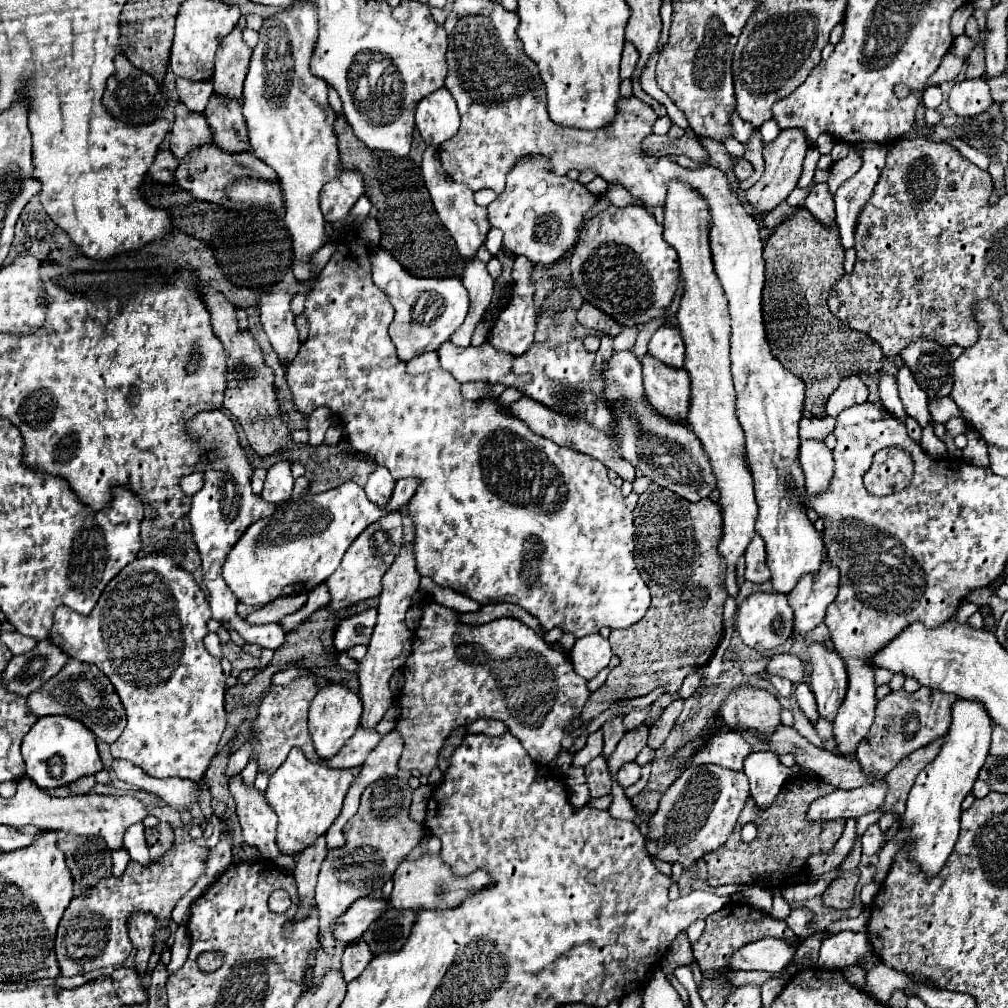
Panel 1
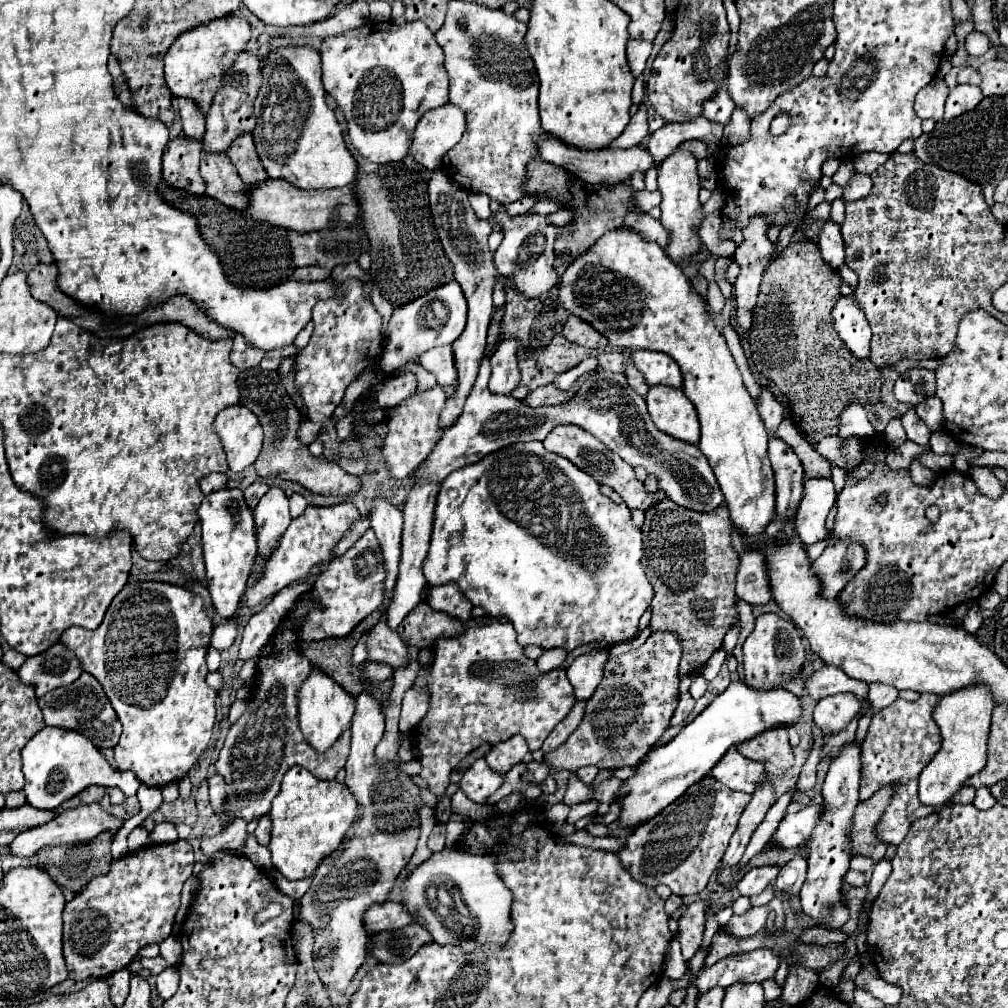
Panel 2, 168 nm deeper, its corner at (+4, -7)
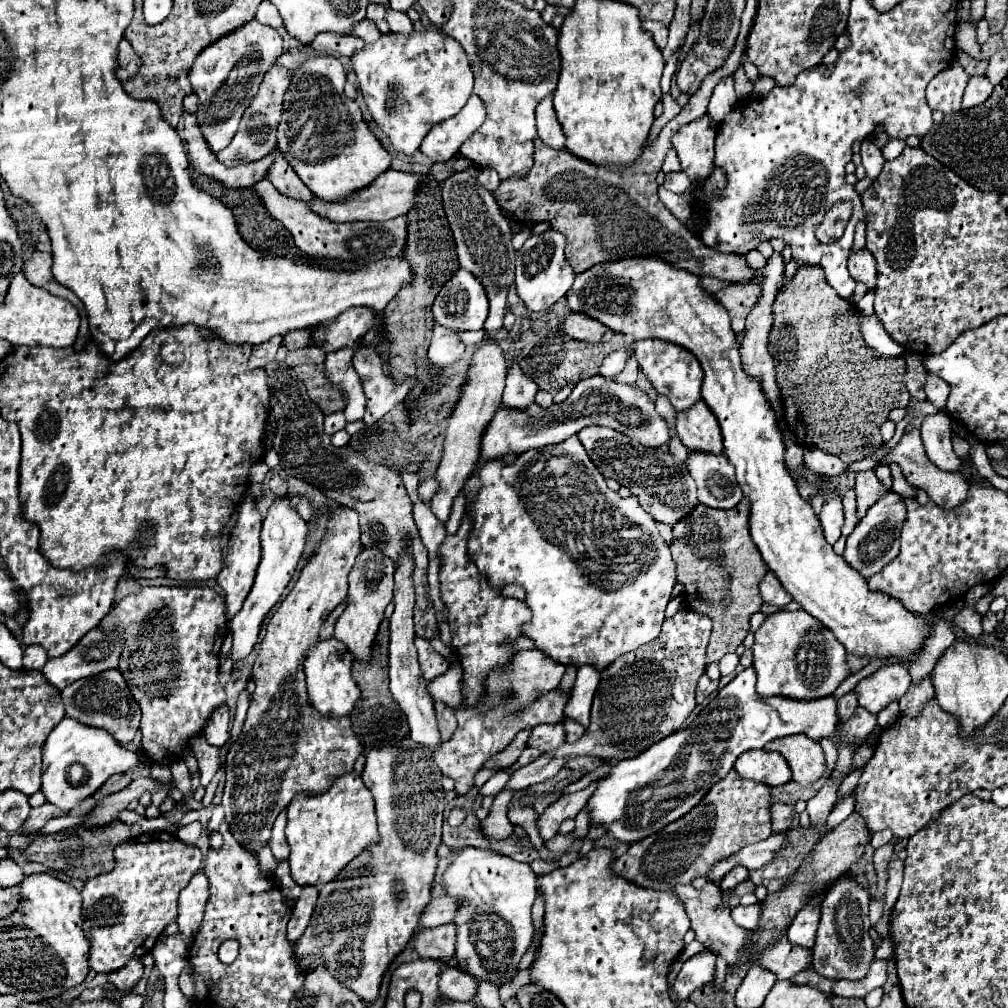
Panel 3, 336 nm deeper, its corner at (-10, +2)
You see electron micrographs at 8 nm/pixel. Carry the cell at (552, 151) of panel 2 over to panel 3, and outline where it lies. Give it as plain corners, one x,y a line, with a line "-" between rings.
546,97
536,107
536,123
538,123
538,137
554,149
564,149
564,133
556,119
552,97

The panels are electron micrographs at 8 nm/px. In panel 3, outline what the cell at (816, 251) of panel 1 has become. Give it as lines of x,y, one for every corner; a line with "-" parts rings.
800,267
794,275
794,279
784,287
784,291
778,293
776,301
774,301
774,307
772,307
772,315
774,315
774,323
772,323
772,331
770,331
770,355
774,357
776,361
776,371
778,371
778,387
780,387
780,395
782,395
782,407
784,407
784,419
788,423
788,429
790,433
794,435
794,439
804,445
804,447
816,447
828,455
836,455
840,457
844,463
854,463
854,461
860,461
864,459
864,447
868,445
870,449
872,447
880,447
884,441
882,441
882,435
880,435
880,427
884,421
888,421
888,413
894,409
894,407
906,407
908,401
910,401
910,395
906,391
906,387
902,385
902,377
906,373
906,361
904,357
902,359
886,359
882,355
878,355
874,349
870,349
866,343
864,343
864,337
860,333
860,325
858,325
858,319
856,319
856,313
854,313
854,307
852,303
844,301
824,279
824,271
822,267

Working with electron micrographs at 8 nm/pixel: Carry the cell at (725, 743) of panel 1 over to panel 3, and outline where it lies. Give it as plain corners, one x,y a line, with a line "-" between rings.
746,751
734,767
744,779
752,779
764,785
784,785
792,781
788,761
780,753
772,751

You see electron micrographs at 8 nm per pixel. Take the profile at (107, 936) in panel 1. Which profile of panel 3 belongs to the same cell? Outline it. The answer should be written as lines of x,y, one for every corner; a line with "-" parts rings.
154,831
142,833
136,839
120,843
116,849
116,867
110,873
92,877
82,887
82,901
84,901
84,933
90,941
90,969
96,973
112,973
124,967
130,959
142,959
152,951
158,937
166,929
170,921
178,915
178,895
188,885
192,875
200,869
202,853
194,845
186,845
174,835

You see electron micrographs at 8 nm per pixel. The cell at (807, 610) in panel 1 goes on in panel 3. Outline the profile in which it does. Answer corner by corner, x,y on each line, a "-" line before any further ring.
888,491
886,495
882,495
866,513
866,517
856,525
856,529
852,531
852,535
846,539
846,551
844,551
844,559
858,571
862,573
866,579
876,575
878,571
882,571
884,565
888,565
892,559
898,557
900,553
900,529
906,521
906,505
904,499
894,493

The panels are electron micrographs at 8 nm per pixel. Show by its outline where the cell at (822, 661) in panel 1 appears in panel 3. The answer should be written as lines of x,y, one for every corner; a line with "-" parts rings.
858,707
854,717
844,723
842,731
838,733
838,741
842,743
852,743
852,745
862,745
876,729
876,715
864,711
864,707

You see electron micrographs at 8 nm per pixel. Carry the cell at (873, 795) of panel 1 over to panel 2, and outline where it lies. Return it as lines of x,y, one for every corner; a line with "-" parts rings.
812,804
794,814
786,814
770,842
778,844
782,848
806,844
812,838
812,830
814,830
816,822
822,816
824,816
824,804

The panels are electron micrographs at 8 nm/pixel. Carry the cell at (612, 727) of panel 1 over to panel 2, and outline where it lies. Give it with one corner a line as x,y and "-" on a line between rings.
654,632
640,648
610,656
604,678
588,700
582,724
560,748
546,754
546,764
550,764
552,770
566,768
570,772
590,764
600,770
636,766
668,728
678,700
680,652
678,636

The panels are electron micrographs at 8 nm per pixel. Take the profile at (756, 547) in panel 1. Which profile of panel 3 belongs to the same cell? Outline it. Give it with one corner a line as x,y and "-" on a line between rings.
772,571
766,573
766,577
762,579
760,583
760,593
762,593
762,599
764,603
770,603
770,605
776,605
776,607
784,607
792,601
792,597
784,591
782,583
776,579
776,575

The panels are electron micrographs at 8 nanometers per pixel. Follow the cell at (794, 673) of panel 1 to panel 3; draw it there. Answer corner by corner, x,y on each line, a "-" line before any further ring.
896,663
896,665
886,665
874,675
862,679
854,691
858,703
870,713
878,715
890,703
900,701
908,693
910,685
912,677
908,673
908,667

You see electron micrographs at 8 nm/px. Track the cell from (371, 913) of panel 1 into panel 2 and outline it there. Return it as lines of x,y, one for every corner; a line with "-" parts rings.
382,902
374,904
364,912
364,928
368,934
382,932
382,930
394,930
404,928
406,924
412,924
412,916
408,910
398,902

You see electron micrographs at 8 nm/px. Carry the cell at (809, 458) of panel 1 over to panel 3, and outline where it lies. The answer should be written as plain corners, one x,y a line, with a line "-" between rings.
832,495
826,505
822,507
820,513
820,523
824,529
824,537
830,545
834,545
840,539
840,529
844,523
844,513
842,513
842,501
838,495

